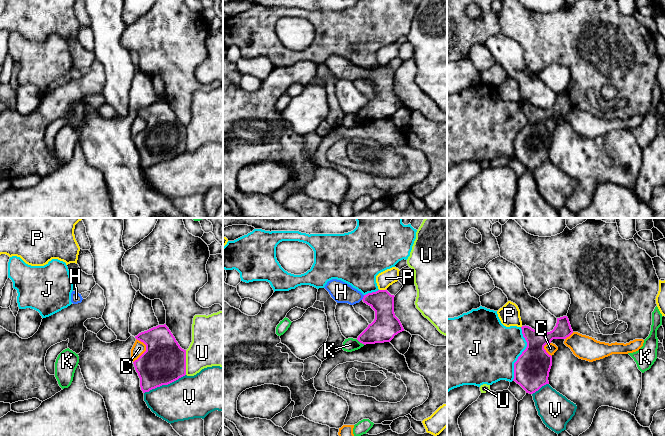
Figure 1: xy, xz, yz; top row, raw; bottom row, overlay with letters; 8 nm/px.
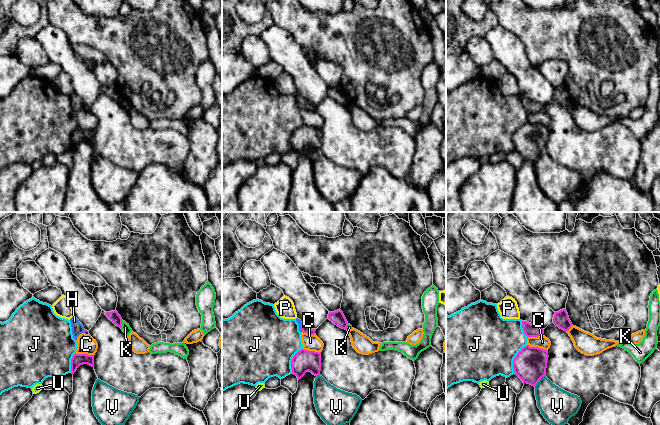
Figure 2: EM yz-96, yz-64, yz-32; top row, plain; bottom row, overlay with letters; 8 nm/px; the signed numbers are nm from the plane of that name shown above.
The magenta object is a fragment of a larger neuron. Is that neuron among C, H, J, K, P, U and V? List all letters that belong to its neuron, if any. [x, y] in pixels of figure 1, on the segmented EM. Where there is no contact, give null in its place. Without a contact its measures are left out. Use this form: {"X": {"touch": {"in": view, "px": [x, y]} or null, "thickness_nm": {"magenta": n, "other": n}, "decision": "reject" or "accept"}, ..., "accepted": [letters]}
{"C": {"touch": {"in": "xy", "px": [146, 349]}, "thickness_nm": {"magenta": 360, "other": 100}, "decision": "reject"}, "H": {"touch": {"in": "xz", "px": [363, 297]}, "thickness_nm": {"magenta": 190, "other": 170}, "decision": "accept"}, "J": {"touch": {"in": "yz", "px": [521, 354]}, "thickness_nm": {"magenta": 280, "other": 440}, "decision": "reject"}, "K": {"touch": {"in": "xz", "px": [360, 342]}, "thickness_nm": {"magenta": 220, "other": 110}, "decision": "reject"}, "P": {"touch": {"in": "xz", "px": [382, 290]}, "thickness_nm": {"magenta": 190, "other": 130}, "decision": "reject"}, "U": {"touch": {"in": "xy", "px": [185, 362]}, "thickness_nm": {"magenta": 360, "other": 320}, "decision": "reject"}, "V": {"touch": {"in": "xy", "px": [164, 384]}, "thickness_nm": {"magenta": 360, "other": 340}, "decision": "reject"}, "accepted": ["H"]}

